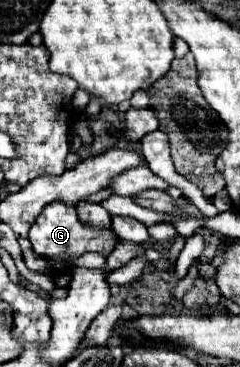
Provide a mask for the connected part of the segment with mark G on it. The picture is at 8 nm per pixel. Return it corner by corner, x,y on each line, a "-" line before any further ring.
59,200
51,202
45,210
47,210
47,214
41,214
33,222
33,226
29,230
29,242
35,250
35,254
47,258
53,264
55,272
59,272
59,274
65,272
71,266
73,258
77,258
85,252
111,254
111,250
117,242
117,236
113,230
107,230
107,228
105,230
93,230
91,226
87,226
85,222
79,220
75,206
67,206
65,202
59,202

